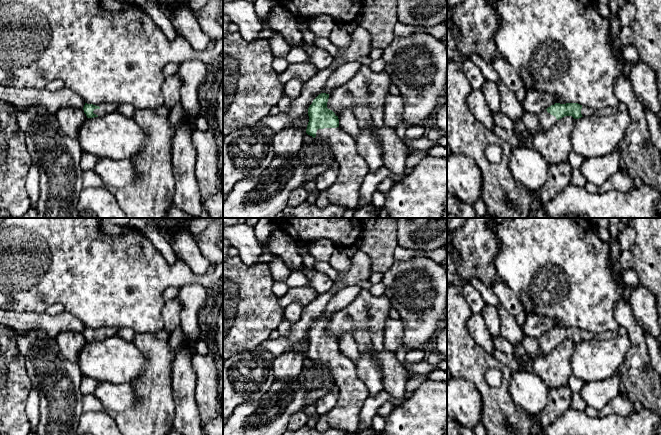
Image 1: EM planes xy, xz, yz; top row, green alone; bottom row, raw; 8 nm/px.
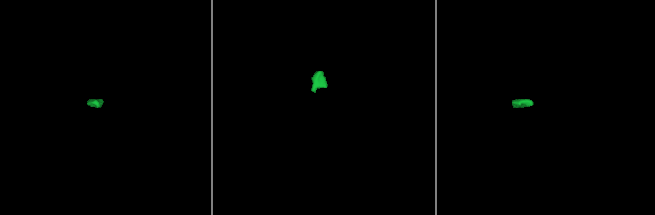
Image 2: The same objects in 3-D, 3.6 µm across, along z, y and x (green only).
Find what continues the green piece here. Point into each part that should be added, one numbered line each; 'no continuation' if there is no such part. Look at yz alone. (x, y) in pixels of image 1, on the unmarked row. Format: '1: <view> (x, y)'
1: yz (586, 335)
2: yz (546, 344)

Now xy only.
1: xy (105, 332)

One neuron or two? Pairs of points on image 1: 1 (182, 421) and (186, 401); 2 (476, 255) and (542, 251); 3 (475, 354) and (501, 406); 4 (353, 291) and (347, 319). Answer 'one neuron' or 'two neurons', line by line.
1: one neuron
2: two neurons
3: one neuron
4: two neurons

